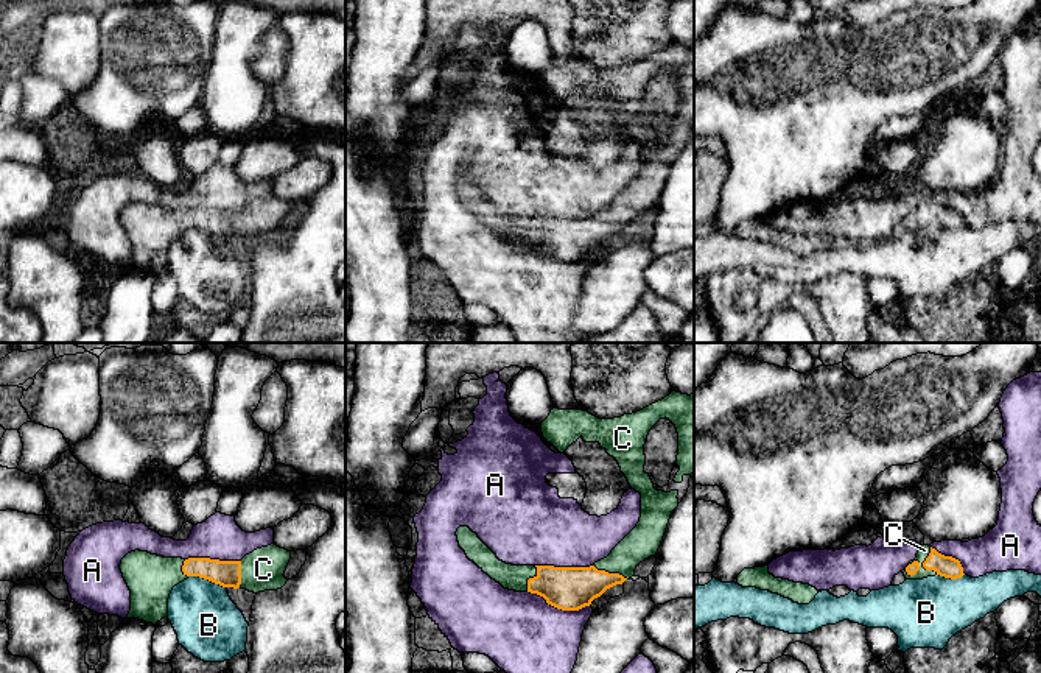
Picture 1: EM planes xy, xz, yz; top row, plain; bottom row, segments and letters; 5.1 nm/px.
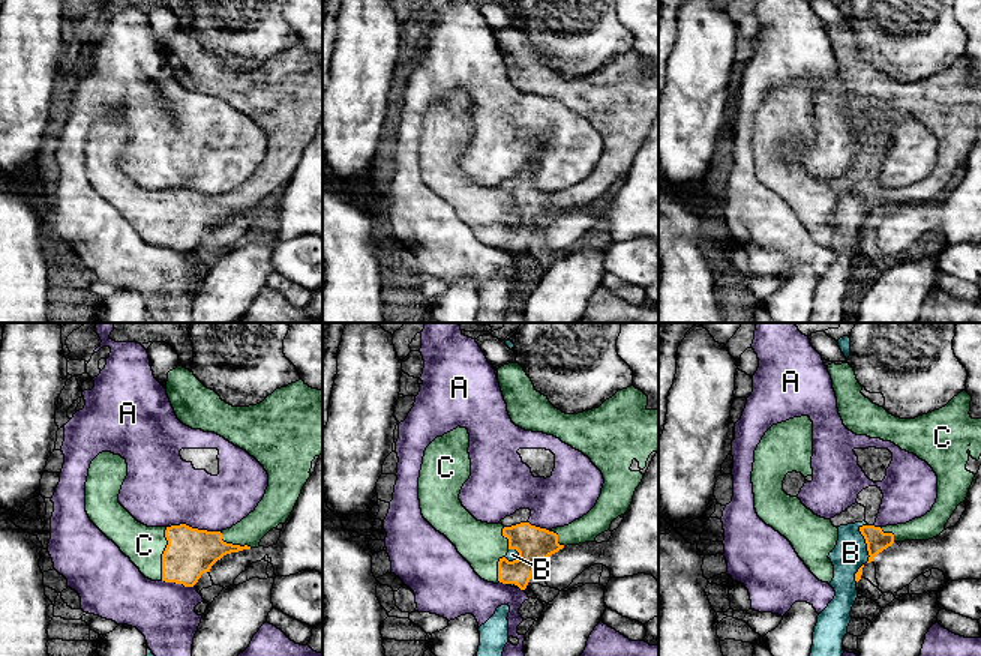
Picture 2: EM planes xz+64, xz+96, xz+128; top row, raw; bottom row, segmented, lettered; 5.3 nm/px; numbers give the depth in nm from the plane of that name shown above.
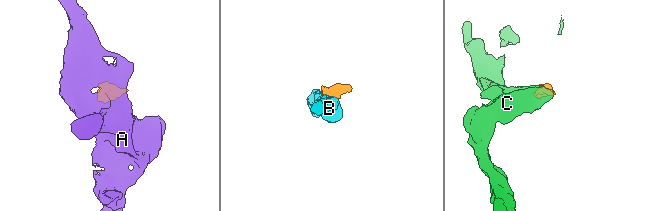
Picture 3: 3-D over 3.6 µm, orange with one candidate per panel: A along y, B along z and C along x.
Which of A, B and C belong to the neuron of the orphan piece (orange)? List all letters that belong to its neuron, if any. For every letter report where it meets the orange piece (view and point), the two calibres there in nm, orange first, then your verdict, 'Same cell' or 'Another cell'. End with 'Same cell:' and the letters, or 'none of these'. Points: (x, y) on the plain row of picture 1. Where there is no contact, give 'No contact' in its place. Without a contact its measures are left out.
A: Touches orange at xz (559, 259). Thickness 220 nm (orange) against 420 nm. Another cell
B: Touches orange at xy (207, 229). Thickness 140 nm (orange) against 340 nm. Another cell
C: Touches orange at yz (923, 215). Thickness 110 nm (orange) against 60 nm. Same cell
Same cell: C

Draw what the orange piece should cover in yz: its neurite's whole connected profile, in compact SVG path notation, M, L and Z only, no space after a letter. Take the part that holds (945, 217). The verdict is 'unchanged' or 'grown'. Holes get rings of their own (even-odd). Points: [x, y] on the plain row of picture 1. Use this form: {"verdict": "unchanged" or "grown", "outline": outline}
{"verdict": "grown", "outline": "M921 196L917 209L903 221L906 231L923 231L927 227L962 229L963 218L959 210L945 207L929 196Z"}

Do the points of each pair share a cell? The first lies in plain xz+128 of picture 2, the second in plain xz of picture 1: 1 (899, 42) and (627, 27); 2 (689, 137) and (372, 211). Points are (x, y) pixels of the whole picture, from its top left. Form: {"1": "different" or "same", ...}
{"1": "same", "2": "different"}

